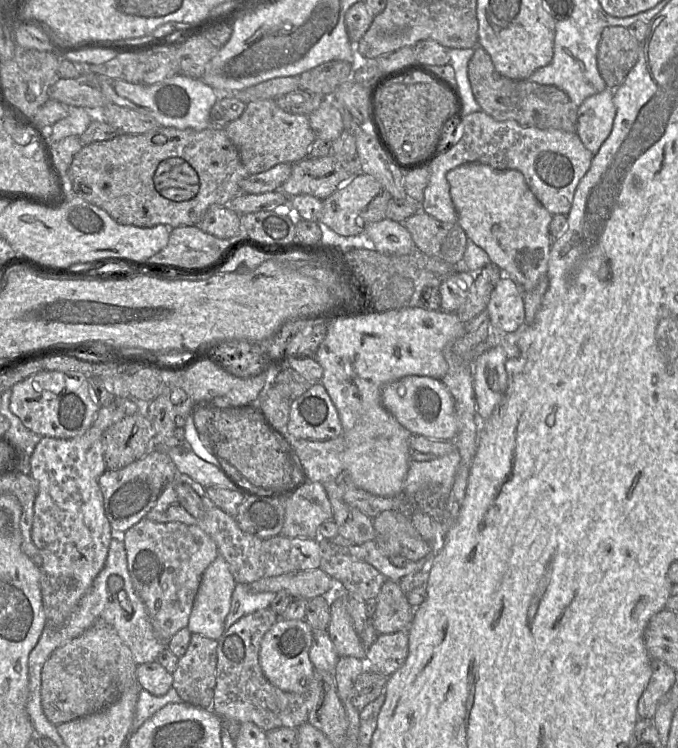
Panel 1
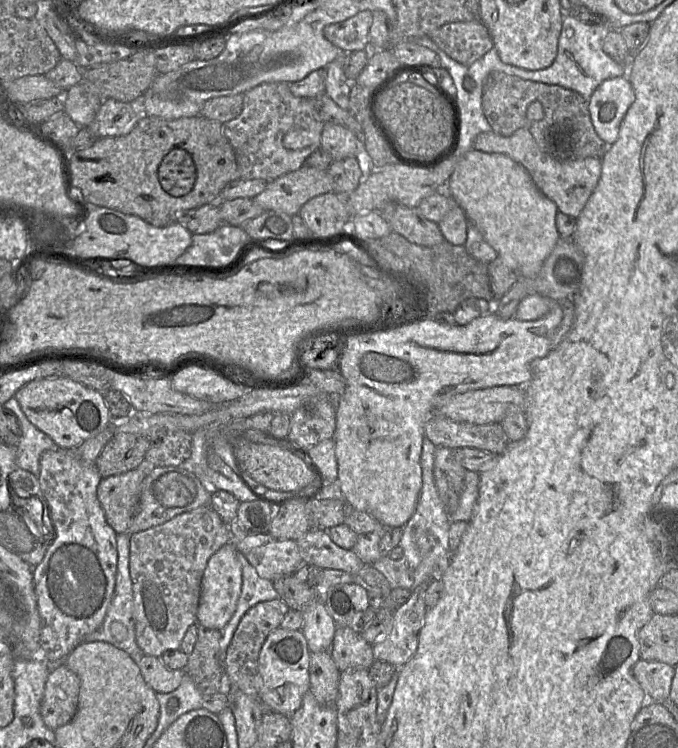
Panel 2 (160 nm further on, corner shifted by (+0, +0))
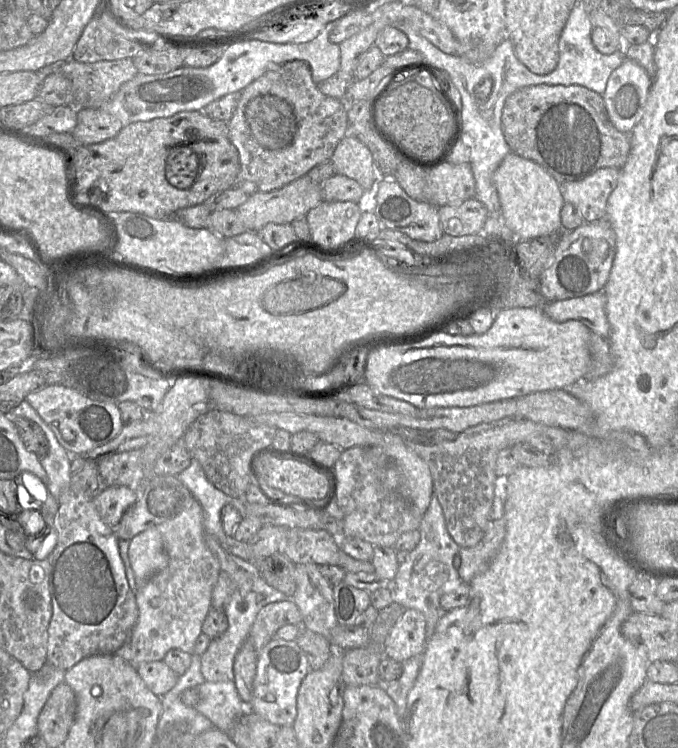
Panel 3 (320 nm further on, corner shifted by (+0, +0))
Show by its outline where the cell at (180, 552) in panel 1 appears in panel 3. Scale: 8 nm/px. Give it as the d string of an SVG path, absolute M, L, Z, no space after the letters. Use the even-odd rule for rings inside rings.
M194 497L187 500L187 504L176 517L157 525L156 528L162 536L164 548L168 555L168 565L139 587L135 593L138 618L129 636L132 649L130 664L135 668L146 662L163 661L166 653L172 649L193 654L195 642L202 634L203 622L212 607L212 591L221 572L218 559L205 543L203 510Z

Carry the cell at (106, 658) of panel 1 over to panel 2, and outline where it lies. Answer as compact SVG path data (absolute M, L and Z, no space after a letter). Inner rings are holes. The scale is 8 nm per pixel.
M66 664L50 671L41 702L44 724L55 731L71 722L78 710L80 679Z

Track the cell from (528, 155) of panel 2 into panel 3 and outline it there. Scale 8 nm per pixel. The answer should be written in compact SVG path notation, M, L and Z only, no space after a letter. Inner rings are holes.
M601 168L579 181L560 183L566 203L574 205L584 222L597 222L606 216L607 201L618 183L619 170Z

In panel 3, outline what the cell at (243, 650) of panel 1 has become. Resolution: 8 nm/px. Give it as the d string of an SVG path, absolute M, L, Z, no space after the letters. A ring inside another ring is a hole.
M293 600L269 603L258 612L248 639L259 653L279 628L289 624L301 626L301 623L301 612Z

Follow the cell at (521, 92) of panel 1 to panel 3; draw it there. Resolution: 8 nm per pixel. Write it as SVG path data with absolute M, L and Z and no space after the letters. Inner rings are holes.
M539 84L515 91L505 101L501 127L511 152L539 164L559 184L582 180L601 168L620 170L631 150L630 134L620 132L613 126L603 97L581 85Z

